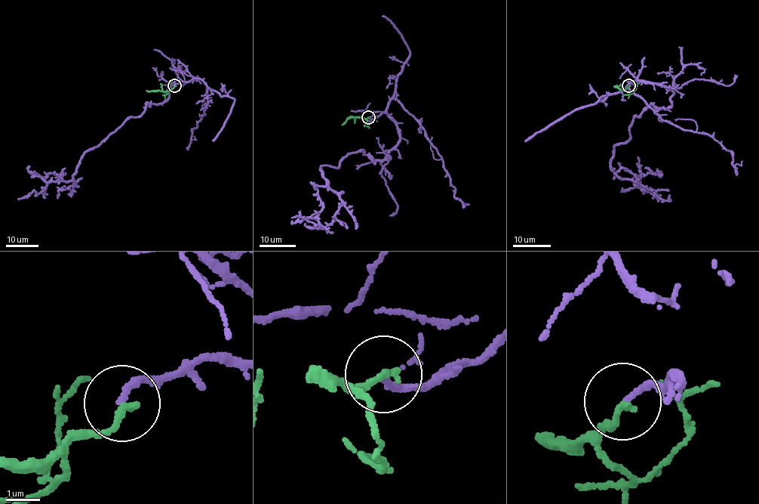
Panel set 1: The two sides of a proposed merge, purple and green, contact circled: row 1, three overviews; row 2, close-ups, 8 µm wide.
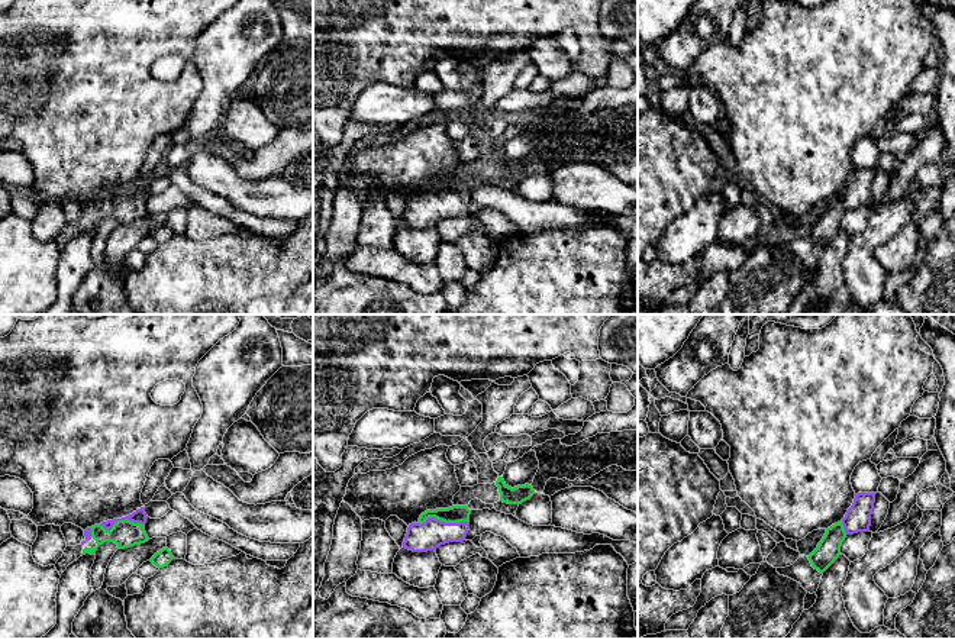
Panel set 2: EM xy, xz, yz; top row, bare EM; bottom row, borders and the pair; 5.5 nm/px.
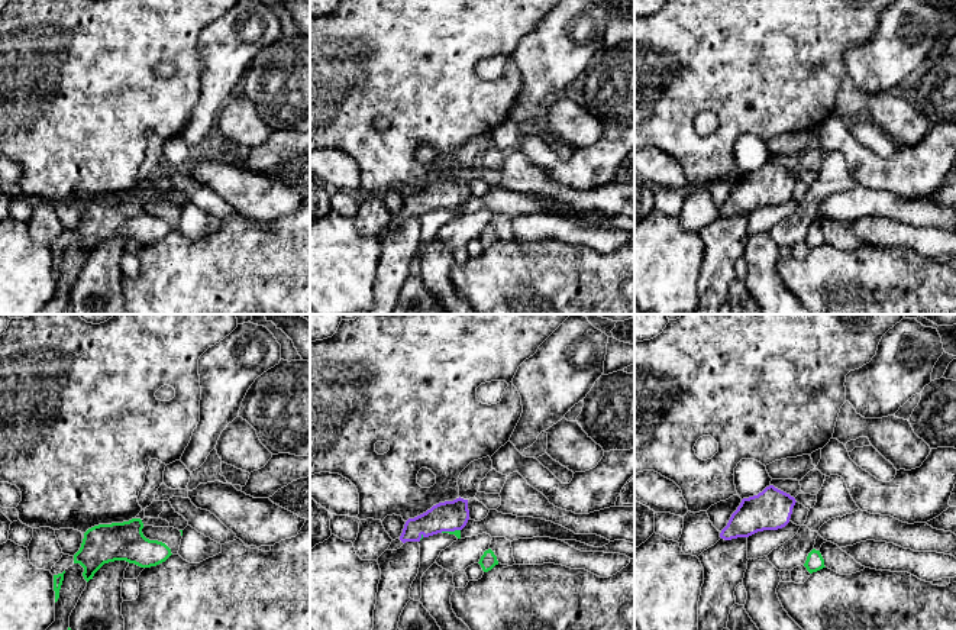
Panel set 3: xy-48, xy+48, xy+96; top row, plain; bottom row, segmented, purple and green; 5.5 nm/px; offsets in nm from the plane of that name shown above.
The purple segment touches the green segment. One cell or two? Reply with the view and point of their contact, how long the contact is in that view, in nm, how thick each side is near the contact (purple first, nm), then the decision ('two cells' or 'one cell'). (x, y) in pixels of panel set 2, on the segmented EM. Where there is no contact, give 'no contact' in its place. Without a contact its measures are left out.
contact xz (444, 522); length 280 nm; calibres 160 and 100 nm; one cell

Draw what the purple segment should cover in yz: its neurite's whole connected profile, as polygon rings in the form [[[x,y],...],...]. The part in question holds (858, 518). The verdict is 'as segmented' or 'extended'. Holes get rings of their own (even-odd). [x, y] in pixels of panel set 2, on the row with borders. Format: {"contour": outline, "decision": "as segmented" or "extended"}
{"contour": [[[855,494],[845,517],[826,529],[817,548],[807,556],[814,569],[823,574],[839,558],[842,542],[848,535],[869,530],[875,494]]], "decision": "extended"}

